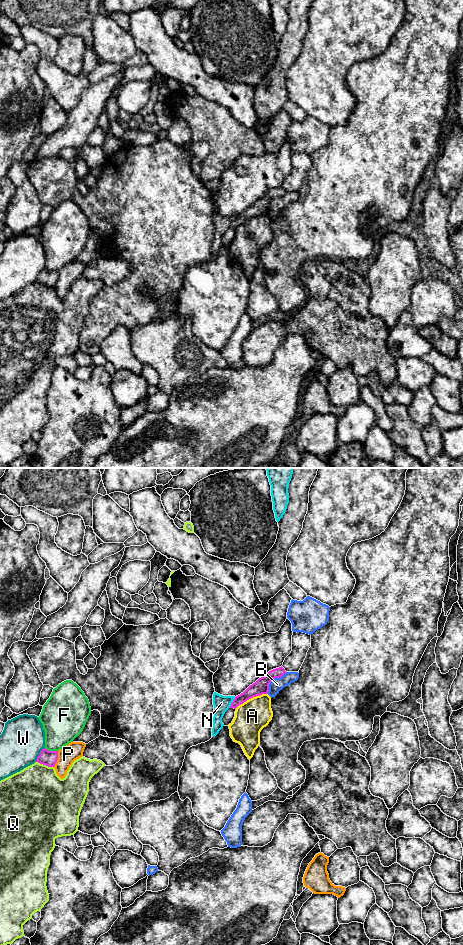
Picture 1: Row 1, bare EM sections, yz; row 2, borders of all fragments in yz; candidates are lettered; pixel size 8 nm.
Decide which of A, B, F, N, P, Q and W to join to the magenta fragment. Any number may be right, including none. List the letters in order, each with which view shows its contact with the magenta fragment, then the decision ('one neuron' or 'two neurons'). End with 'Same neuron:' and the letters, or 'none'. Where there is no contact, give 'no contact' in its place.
A: contact in yz; two neurons
B: contact in yz; two neurons
F: contact in yz; two neurons
N: contact in yz; two neurons
P: contact in yz; two neurons
Q: contact in yz; two neurons
W: contact in yz; two neurons
Same neuron: none

